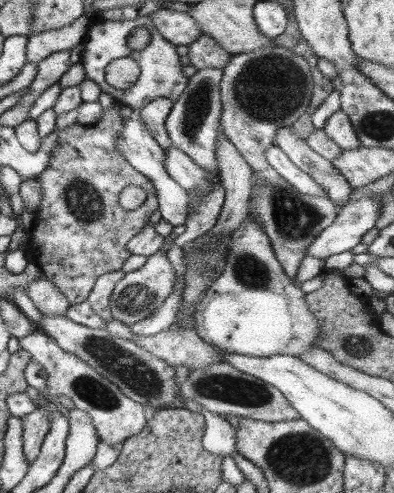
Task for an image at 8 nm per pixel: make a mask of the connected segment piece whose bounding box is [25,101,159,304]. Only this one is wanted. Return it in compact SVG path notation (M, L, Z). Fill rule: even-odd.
M115 101L103 113L96 123L85 126L77 123L68 129L56 128L58 134L57 147L51 152L46 167L36 180L41 186L41 201L35 214L35 221L25 248L31 259L41 268L46 278L49 278L65 294L70 304L78 304L87 300L96 279L103 274L120 271L124 261L131 255L127 242L136 236L144 225L149 222L151 214L159 208L154 185L126 162L124 155L118 150L117 138L122 131L122 104ZM127 186L140 186L147 192L147 200L136 210L124 210L118 202L120 192Z

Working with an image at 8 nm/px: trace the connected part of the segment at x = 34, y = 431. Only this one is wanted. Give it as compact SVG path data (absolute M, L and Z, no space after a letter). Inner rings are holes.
M34 410L21 418L23 422L23 451L28 466L34 464L40 454L41 444L45 436L48 435L50 419L49 414L44 410Z

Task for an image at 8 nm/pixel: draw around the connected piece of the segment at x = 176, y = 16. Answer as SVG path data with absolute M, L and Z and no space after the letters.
M160 6L158 10L148 13L148 16L158 32L176 46L190 46L203 33L188 13L168 9L166 6Z

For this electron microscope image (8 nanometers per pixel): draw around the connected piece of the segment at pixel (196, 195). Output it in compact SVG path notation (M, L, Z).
M200 68L189 78L184 92L173 101L172 108L166 117L165 128L172 146L183 150L202 170L211 174L207 186L188 192L187 214L191 215L205 199L205 196L216 186L221 185L219 168L216 160L218 135L221 131L221 94L219 84L223 77L222 68Z

